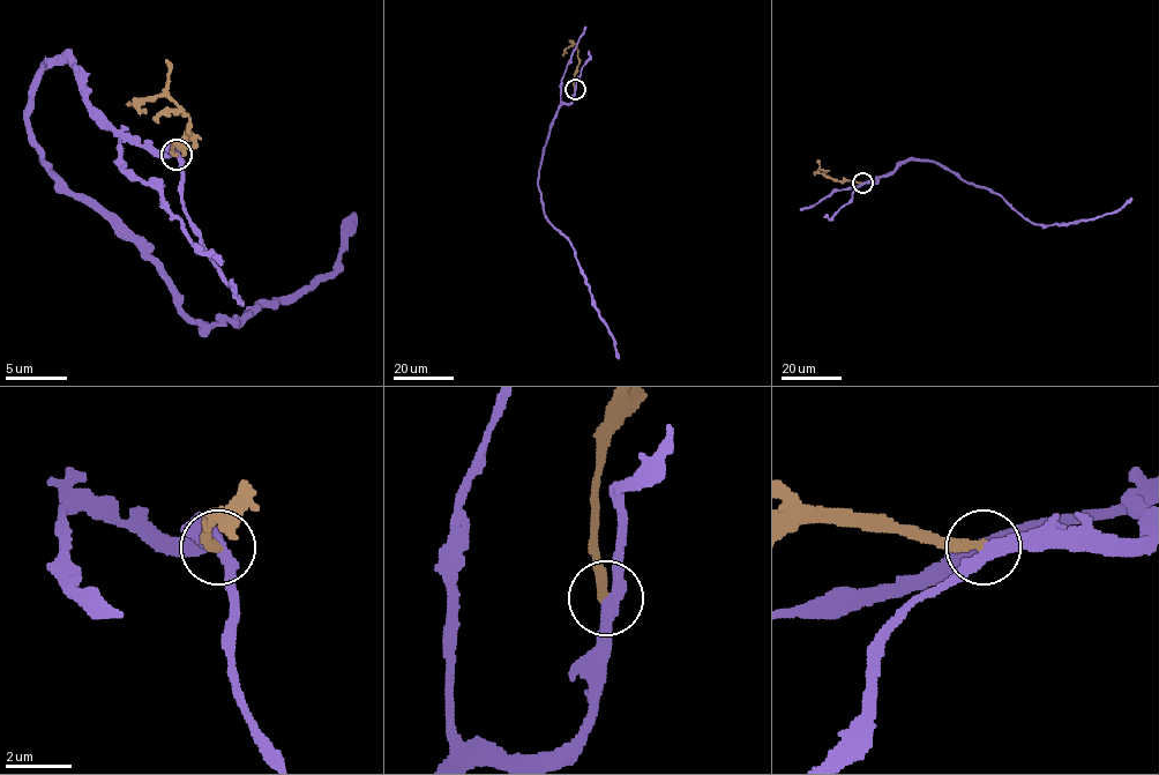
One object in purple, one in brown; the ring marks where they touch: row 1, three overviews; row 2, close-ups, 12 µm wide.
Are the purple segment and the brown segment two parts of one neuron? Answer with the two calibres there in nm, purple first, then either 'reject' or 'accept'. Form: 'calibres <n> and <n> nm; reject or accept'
calibres 360 and 280 nm; accept

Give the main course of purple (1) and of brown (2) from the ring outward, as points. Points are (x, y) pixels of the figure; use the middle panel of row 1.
1: (575, 89), (574, 99), (563, 103), (553, 120), (538, 187), (545, 217), (570, 243), (591, 304), (619, 358)
2: (575, 89), (577, 46), (569, 45), (563, 57)

